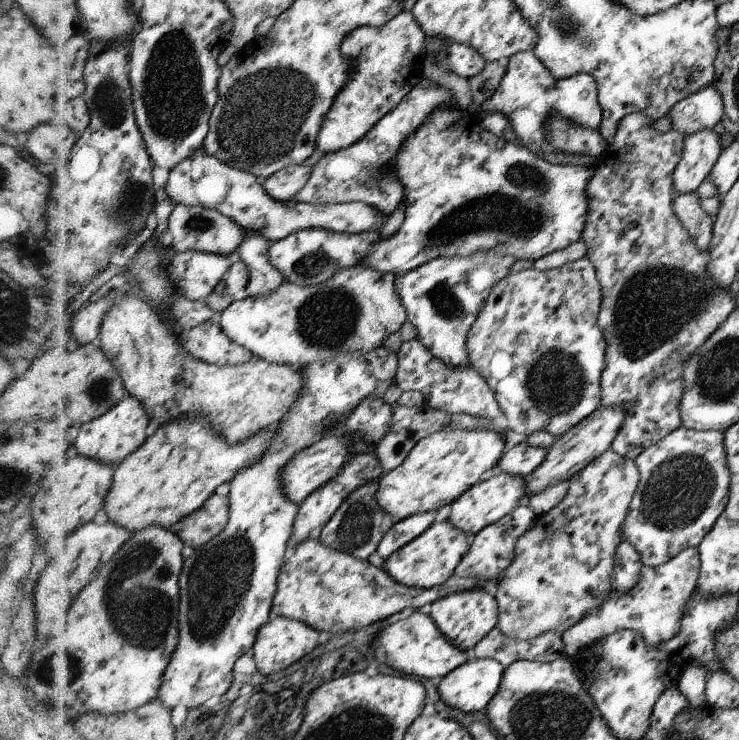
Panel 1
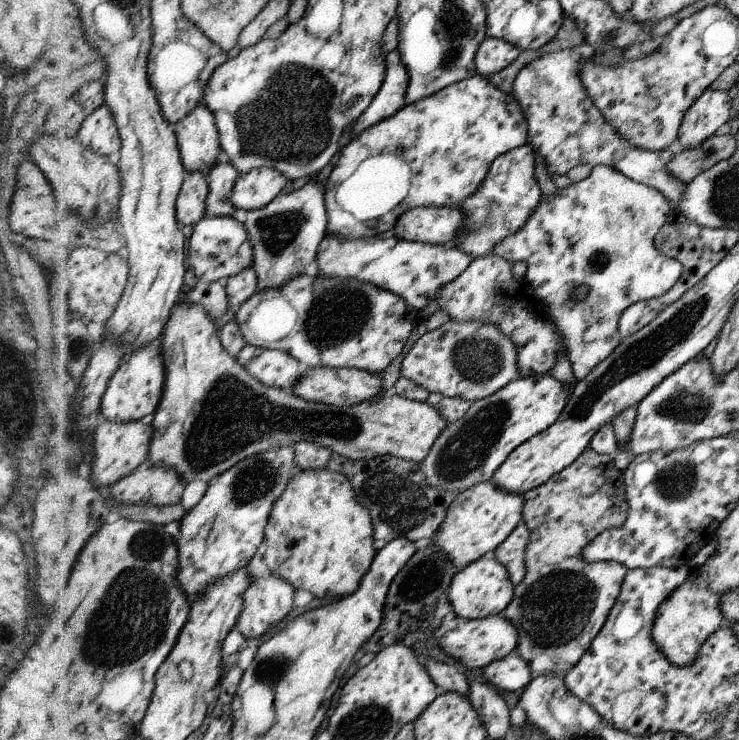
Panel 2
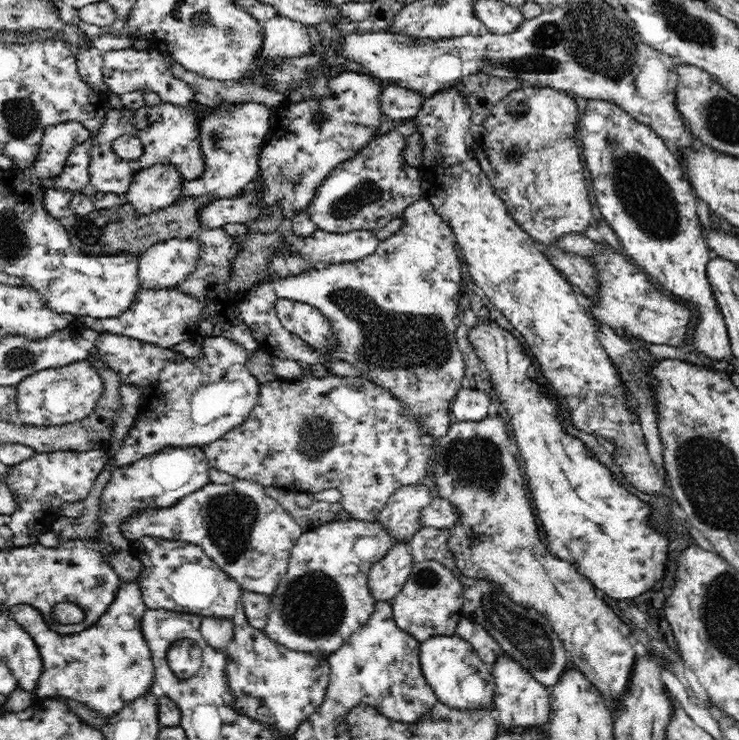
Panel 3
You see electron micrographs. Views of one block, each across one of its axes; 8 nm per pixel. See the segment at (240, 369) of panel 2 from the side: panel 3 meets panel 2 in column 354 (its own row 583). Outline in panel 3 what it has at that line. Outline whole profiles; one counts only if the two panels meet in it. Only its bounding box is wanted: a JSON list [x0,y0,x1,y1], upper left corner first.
[391,560,463,643]

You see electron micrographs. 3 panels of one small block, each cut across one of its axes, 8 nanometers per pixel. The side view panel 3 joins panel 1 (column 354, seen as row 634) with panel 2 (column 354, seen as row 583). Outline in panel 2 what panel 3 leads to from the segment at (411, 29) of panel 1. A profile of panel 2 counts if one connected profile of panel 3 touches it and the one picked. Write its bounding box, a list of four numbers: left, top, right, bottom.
[351,50,410,139]

